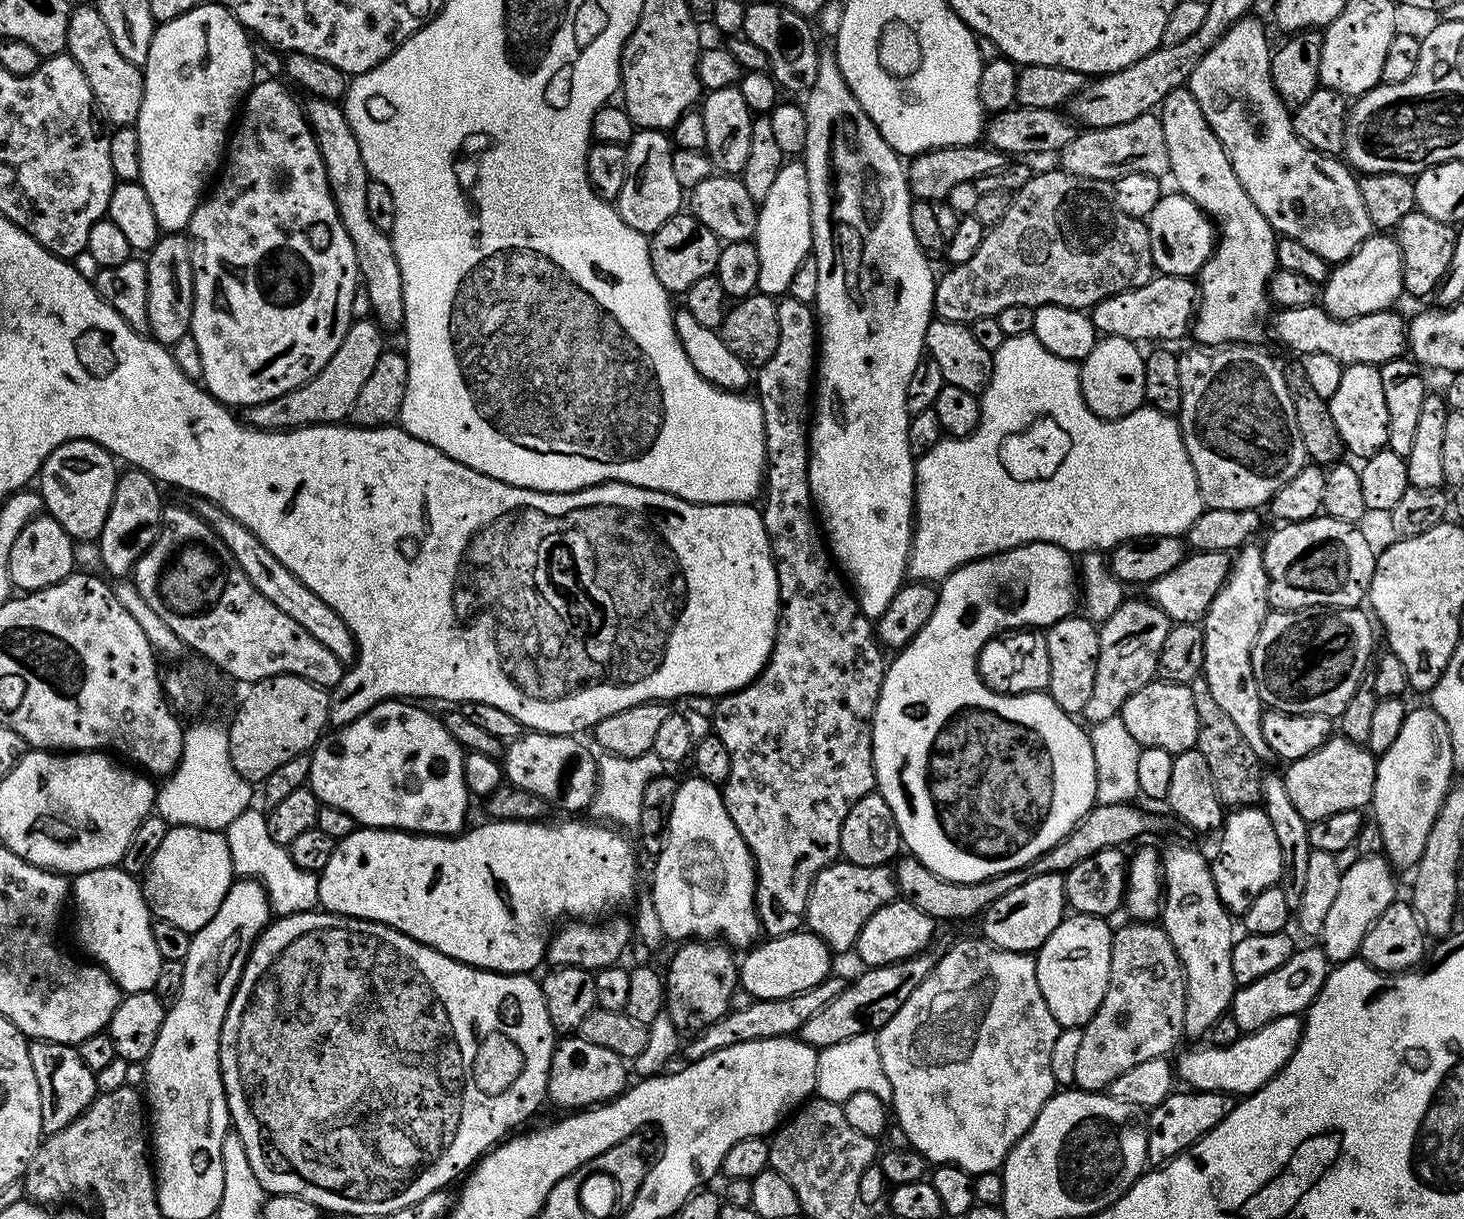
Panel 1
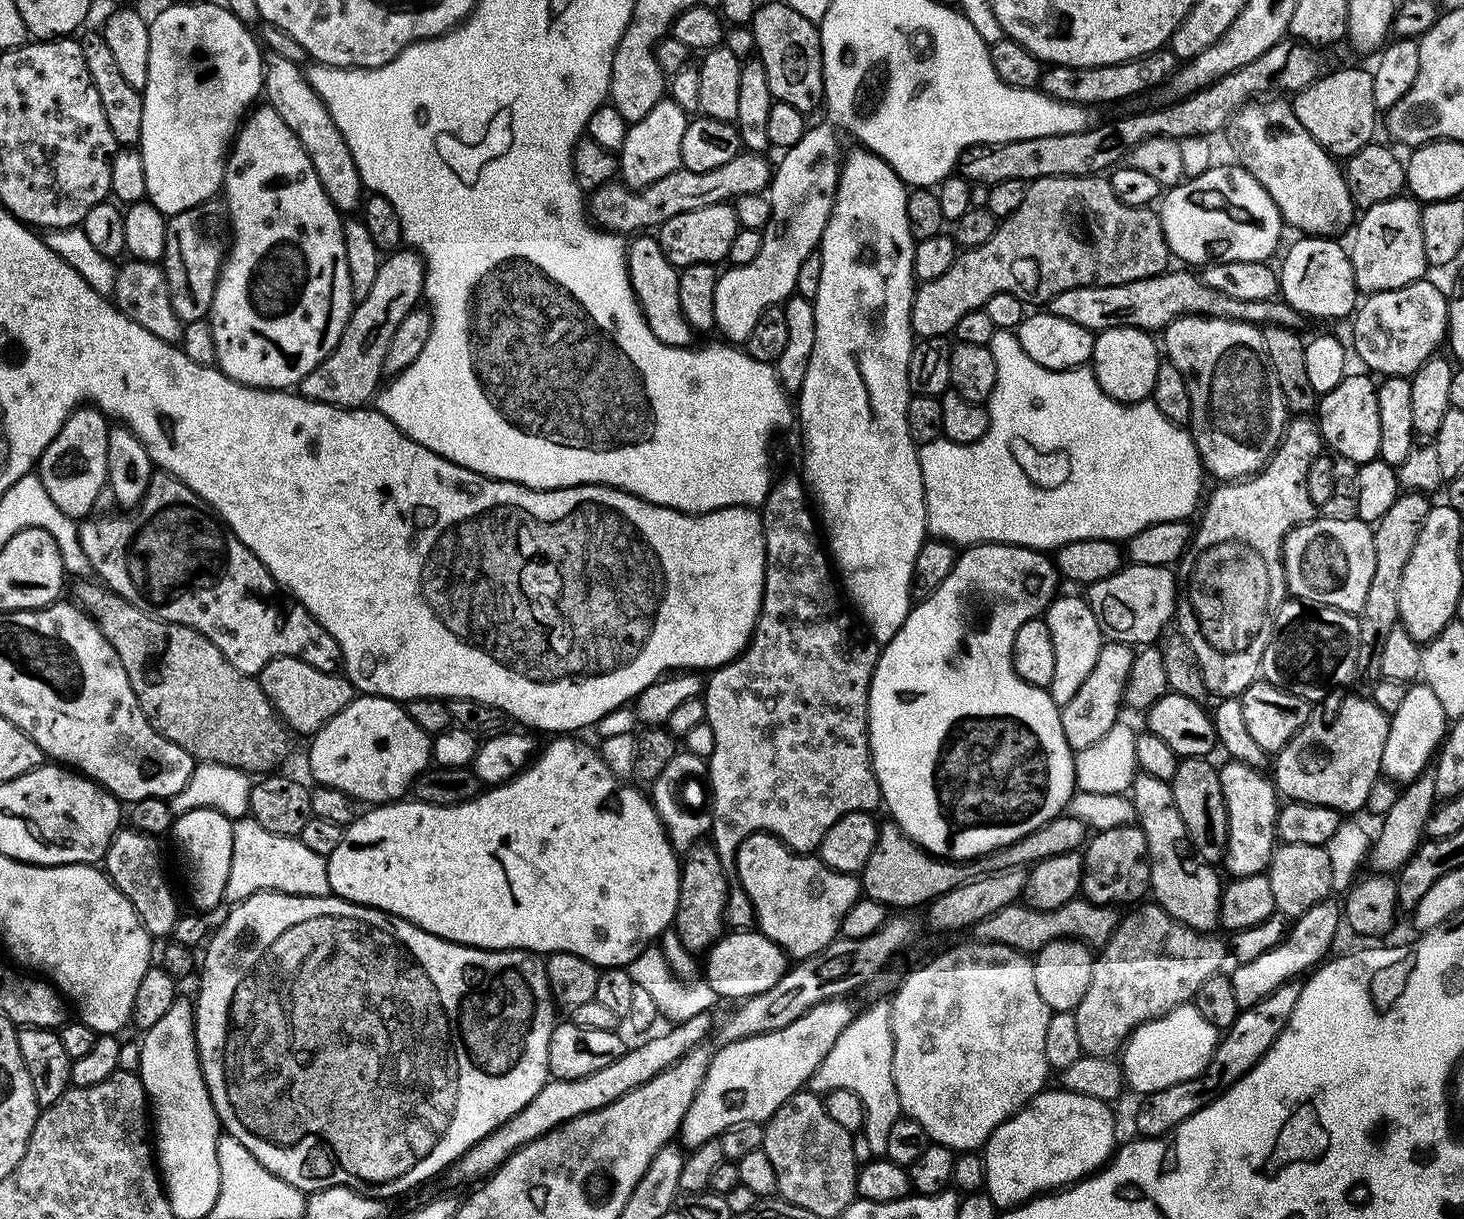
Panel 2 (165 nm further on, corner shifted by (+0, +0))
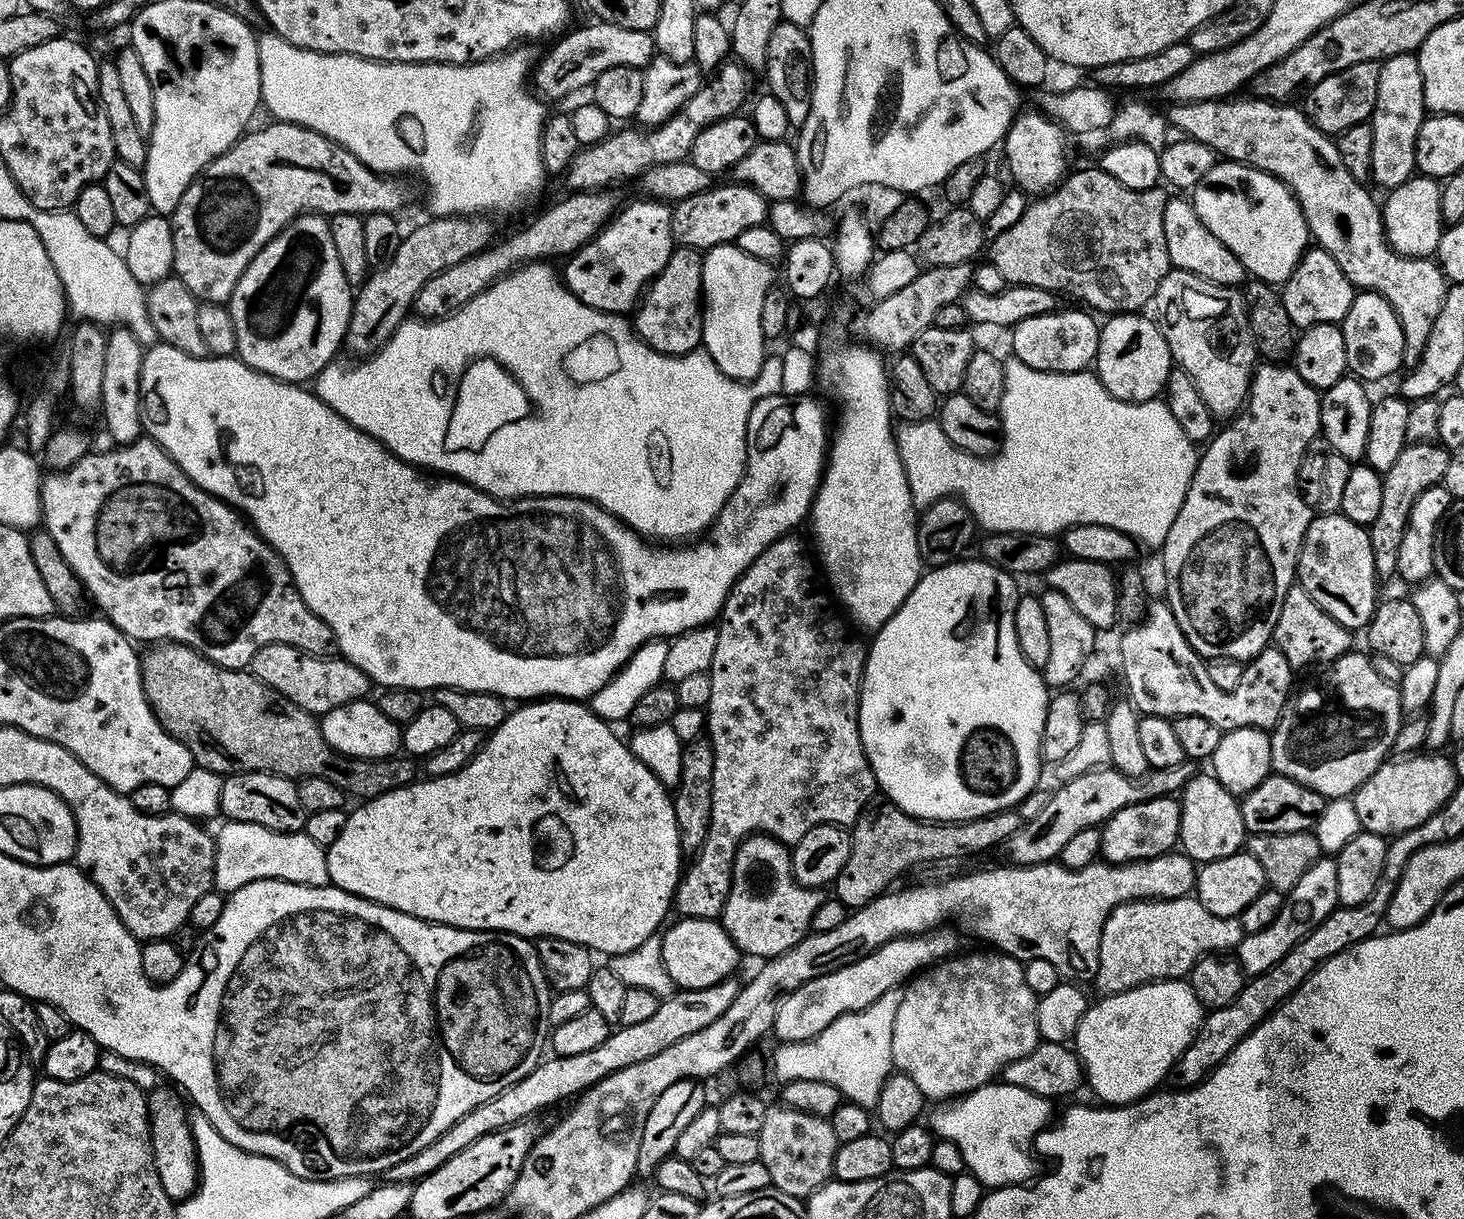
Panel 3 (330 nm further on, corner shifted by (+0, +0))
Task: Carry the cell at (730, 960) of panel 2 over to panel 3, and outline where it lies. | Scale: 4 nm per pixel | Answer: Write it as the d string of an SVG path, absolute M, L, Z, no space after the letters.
M691 918L677 919L677 924L663 933L661 942L661 961L663 962L666 973L669 974L675 987L683 990L702 990L706 986L714 986L718 982L729 979L733 975L732 972L736 968L736 963L742 960L742 953L736 947L736 943L730 938L730 934L726 934L723 923L719 919L715 920L694 920Z

